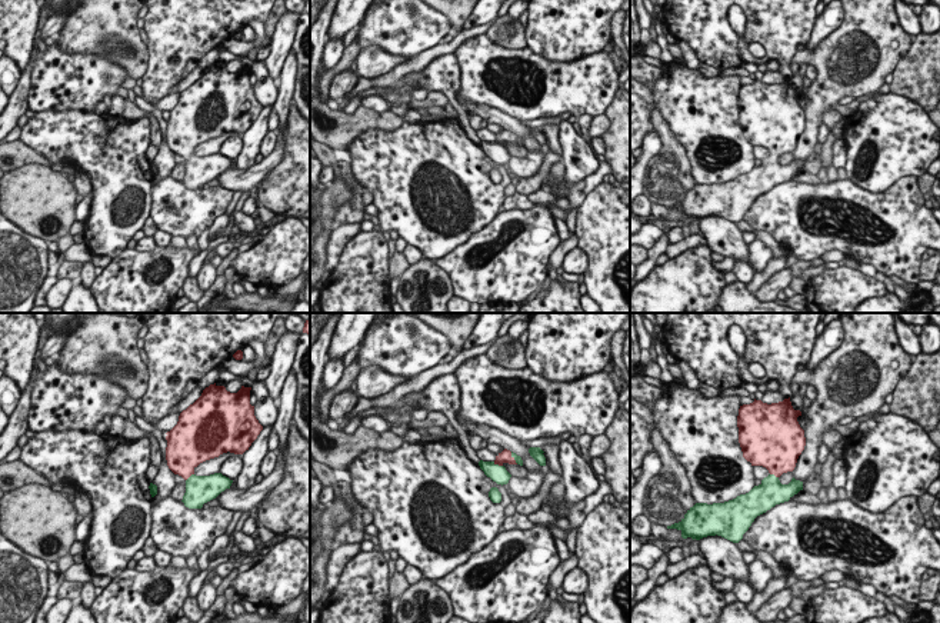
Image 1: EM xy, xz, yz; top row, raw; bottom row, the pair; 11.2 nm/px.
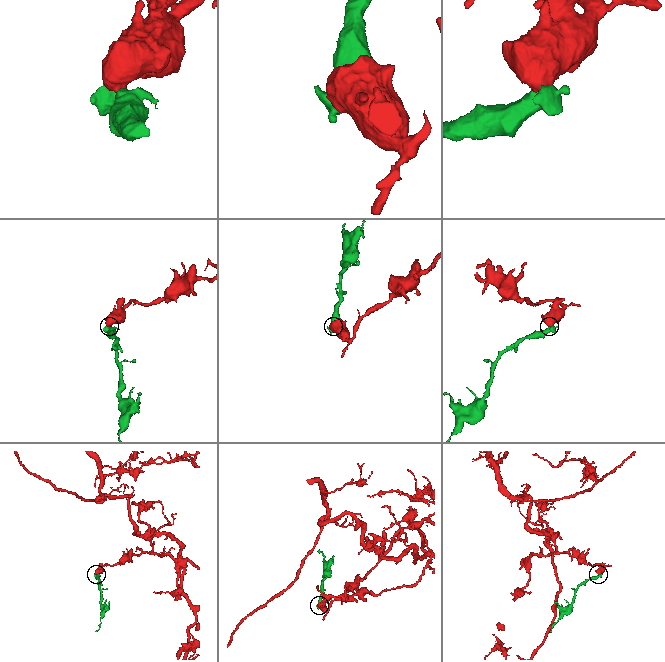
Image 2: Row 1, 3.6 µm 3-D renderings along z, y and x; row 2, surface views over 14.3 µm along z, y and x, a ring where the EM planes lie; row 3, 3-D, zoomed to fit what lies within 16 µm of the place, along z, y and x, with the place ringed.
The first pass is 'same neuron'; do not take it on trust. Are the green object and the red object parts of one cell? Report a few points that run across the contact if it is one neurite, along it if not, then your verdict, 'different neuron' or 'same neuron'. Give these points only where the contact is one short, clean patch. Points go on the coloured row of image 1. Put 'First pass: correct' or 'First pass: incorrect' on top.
First pass: correct
line xz (497, 473), (497, 465), (504, 456); same neuron

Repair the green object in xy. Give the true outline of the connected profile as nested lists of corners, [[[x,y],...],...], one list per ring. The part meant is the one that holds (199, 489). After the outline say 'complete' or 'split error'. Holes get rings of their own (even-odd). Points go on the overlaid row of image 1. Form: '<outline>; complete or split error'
[[[210,384],[193,404],[180,413],[177,424],[166,433],[167,466],[186,480],[186,493],[181,500],[186,507],[201,509],[204,503],[216,499],[233,483],[221,473],[196,476],[194,469],[227,452],[243,454],[263,430],[254,416],[254,406],[250,404],[250,390],[251,387],[241,386],[237,393],[230,393],[224,386]]]; split error

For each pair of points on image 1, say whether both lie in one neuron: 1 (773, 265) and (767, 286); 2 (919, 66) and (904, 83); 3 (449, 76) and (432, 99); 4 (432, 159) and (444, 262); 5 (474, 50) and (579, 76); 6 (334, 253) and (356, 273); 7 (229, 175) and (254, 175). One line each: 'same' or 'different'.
1: different
2: same
3: different
4: different
5: same
6: different
7: same

